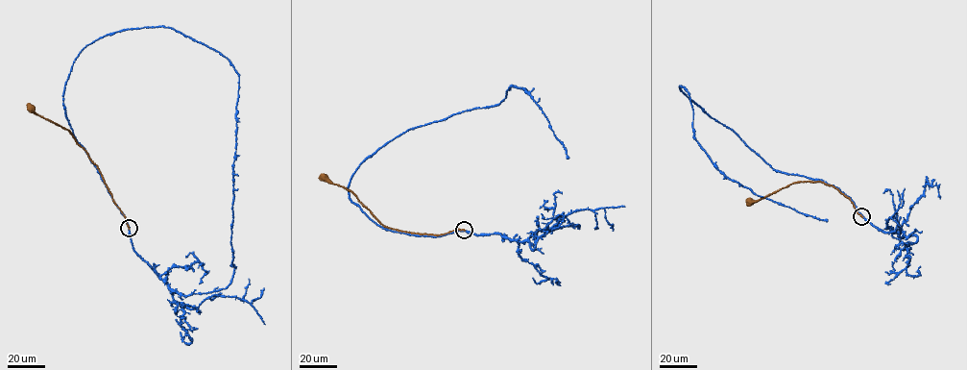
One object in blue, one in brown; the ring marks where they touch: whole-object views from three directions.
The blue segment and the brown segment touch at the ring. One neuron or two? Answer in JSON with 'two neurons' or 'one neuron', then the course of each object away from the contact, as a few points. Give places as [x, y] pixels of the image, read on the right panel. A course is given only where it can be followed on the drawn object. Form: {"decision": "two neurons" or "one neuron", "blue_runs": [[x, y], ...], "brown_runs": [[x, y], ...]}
{"decision": "one neuron", "blue_runs": [[862, 216], [834, 185], [774, 169], [680, 86], [689, 95], [693, 138], [723, 174], [758, 195], [828, 220]], "brown_runs": [[861, 216], [838, 189], [819, 182], [791, 184], [757, 202], [749, 201]]}

